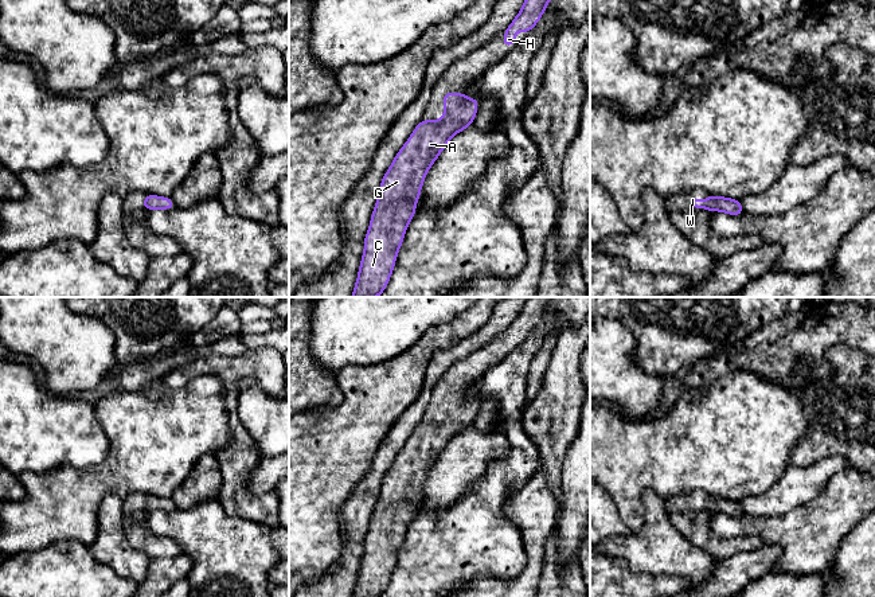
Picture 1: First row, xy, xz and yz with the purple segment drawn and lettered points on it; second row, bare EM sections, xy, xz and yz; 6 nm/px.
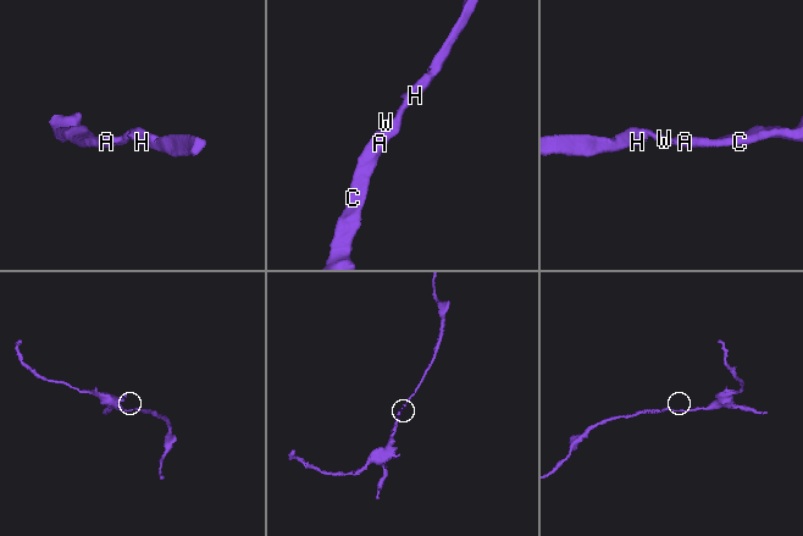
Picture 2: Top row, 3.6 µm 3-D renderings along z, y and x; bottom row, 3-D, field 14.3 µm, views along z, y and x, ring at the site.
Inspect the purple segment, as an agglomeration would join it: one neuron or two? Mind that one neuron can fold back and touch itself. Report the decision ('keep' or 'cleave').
keep

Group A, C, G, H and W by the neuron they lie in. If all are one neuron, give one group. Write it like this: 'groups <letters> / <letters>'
groups A C G H W

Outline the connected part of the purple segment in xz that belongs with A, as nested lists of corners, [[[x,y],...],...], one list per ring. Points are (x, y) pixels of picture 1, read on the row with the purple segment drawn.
[[[448,91],[442,118],[422,120],[397,153],[380,183],[351,297],[379,297],[387,286],[425,176],[448,141],[473,124],[478,104],[476,98]]]

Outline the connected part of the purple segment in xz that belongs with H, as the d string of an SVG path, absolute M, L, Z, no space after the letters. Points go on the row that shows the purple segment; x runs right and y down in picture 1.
M526 0L523 8L513 19L513 22L504 30L505 35L501 40L501 46L516 46L515 34L517 30L523 30L527 35L534 26L540 20L550 0Z

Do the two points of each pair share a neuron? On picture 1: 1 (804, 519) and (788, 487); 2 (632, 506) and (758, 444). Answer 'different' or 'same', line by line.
1: different
2: same

